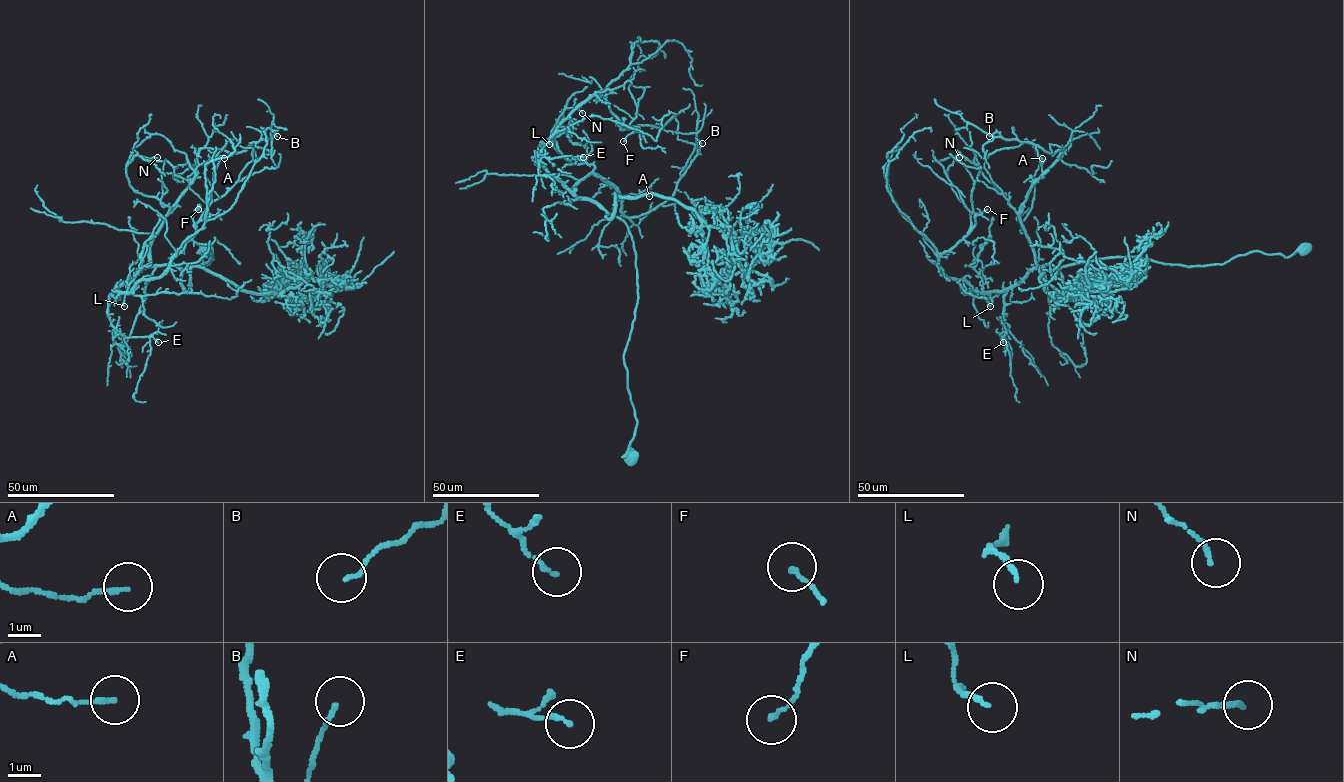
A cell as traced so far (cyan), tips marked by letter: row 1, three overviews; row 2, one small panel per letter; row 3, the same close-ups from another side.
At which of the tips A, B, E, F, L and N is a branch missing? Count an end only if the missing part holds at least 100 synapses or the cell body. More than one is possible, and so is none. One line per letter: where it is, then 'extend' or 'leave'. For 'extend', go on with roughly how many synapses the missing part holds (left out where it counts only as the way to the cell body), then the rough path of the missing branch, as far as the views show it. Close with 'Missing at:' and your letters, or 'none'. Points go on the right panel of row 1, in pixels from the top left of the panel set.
A: (1042, 158) | leave
B: (989, 136) | leave
E: (1003, 342) | leave
F: (987, 209) | leave
L: (990, 306) | leave
N: (959, 157) | leave
Missing at: none

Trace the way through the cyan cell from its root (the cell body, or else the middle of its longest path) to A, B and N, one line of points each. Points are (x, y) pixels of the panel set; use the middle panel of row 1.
A: (632, 459), (634, 243), (575, 187), (595, 173), (620, 196), (649, 196)
B: (632, 459), (634, 243), (575, 187), (595, 173), (625, 216), (639, 216), (672, 195), (702, 143)
N: (632, 459), (634, 243), (621, 219), (575, 194), (594, 166), (569, 162), (551, 134), (566, 108), (582, 113)

